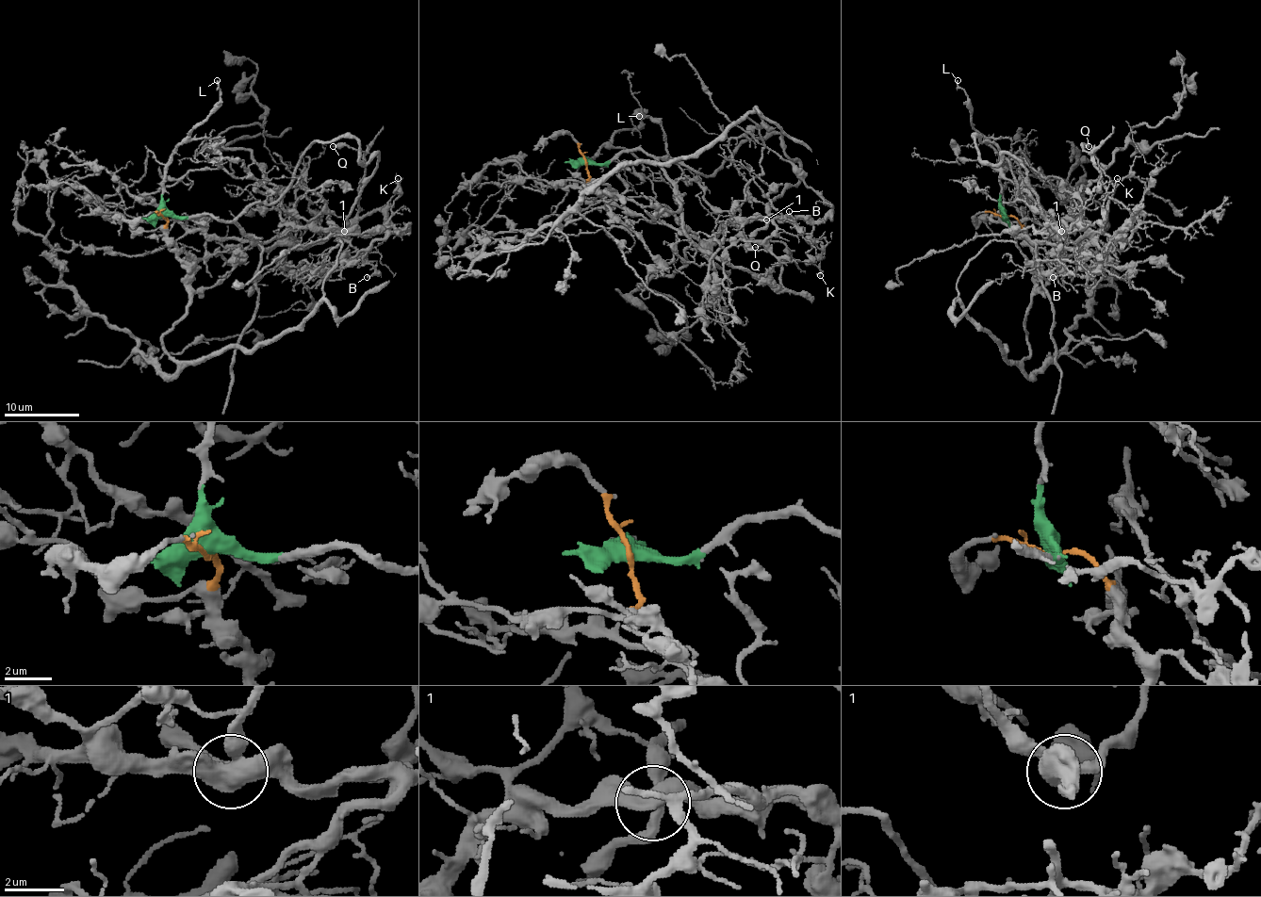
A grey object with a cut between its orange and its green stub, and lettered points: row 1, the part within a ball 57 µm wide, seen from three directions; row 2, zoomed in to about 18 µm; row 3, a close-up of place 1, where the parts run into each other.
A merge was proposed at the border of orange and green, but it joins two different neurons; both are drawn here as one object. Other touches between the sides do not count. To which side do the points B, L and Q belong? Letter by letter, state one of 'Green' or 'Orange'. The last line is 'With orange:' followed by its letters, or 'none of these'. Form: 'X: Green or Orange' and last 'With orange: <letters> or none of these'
B: Orange
L: Green
Q: Green
With orange: B

